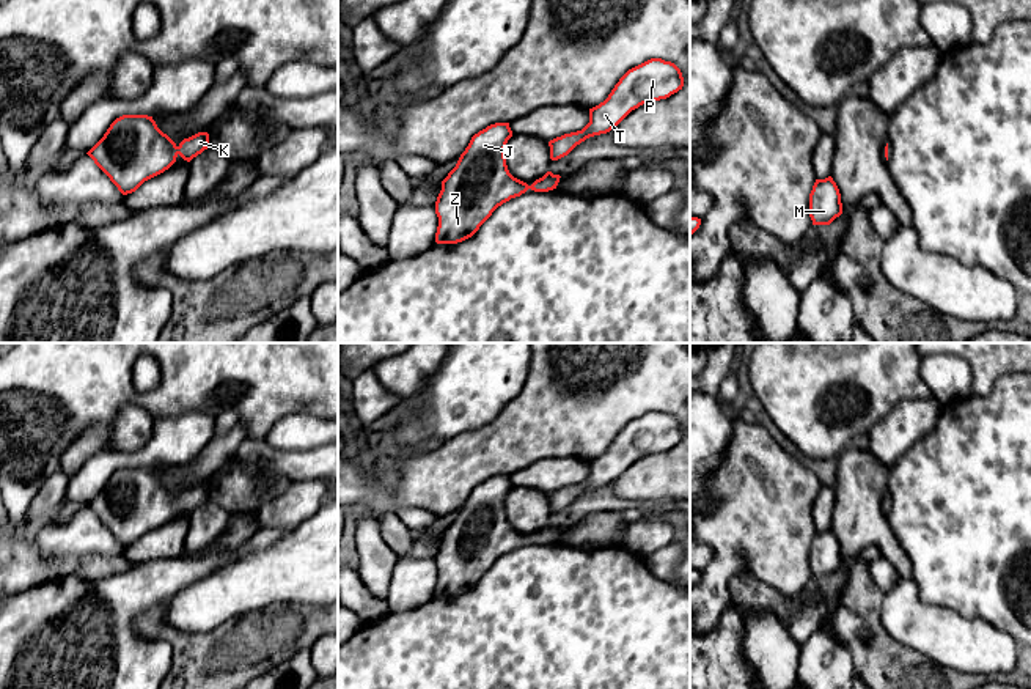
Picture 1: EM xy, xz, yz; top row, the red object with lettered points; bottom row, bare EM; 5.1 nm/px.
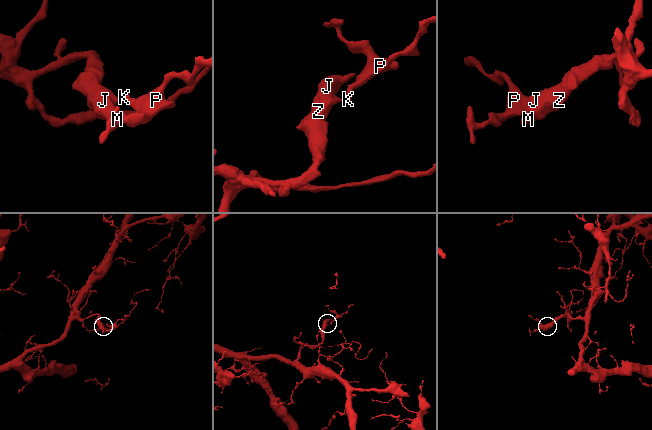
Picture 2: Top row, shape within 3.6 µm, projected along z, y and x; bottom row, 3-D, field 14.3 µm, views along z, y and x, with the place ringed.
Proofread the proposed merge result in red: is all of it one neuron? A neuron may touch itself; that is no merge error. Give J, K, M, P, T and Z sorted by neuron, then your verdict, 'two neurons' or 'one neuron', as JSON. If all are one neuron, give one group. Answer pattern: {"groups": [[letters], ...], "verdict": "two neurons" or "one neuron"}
{"groups": [["J", "K", "M", "P", "T", "Z"]], "verdict": "one neuron"}

